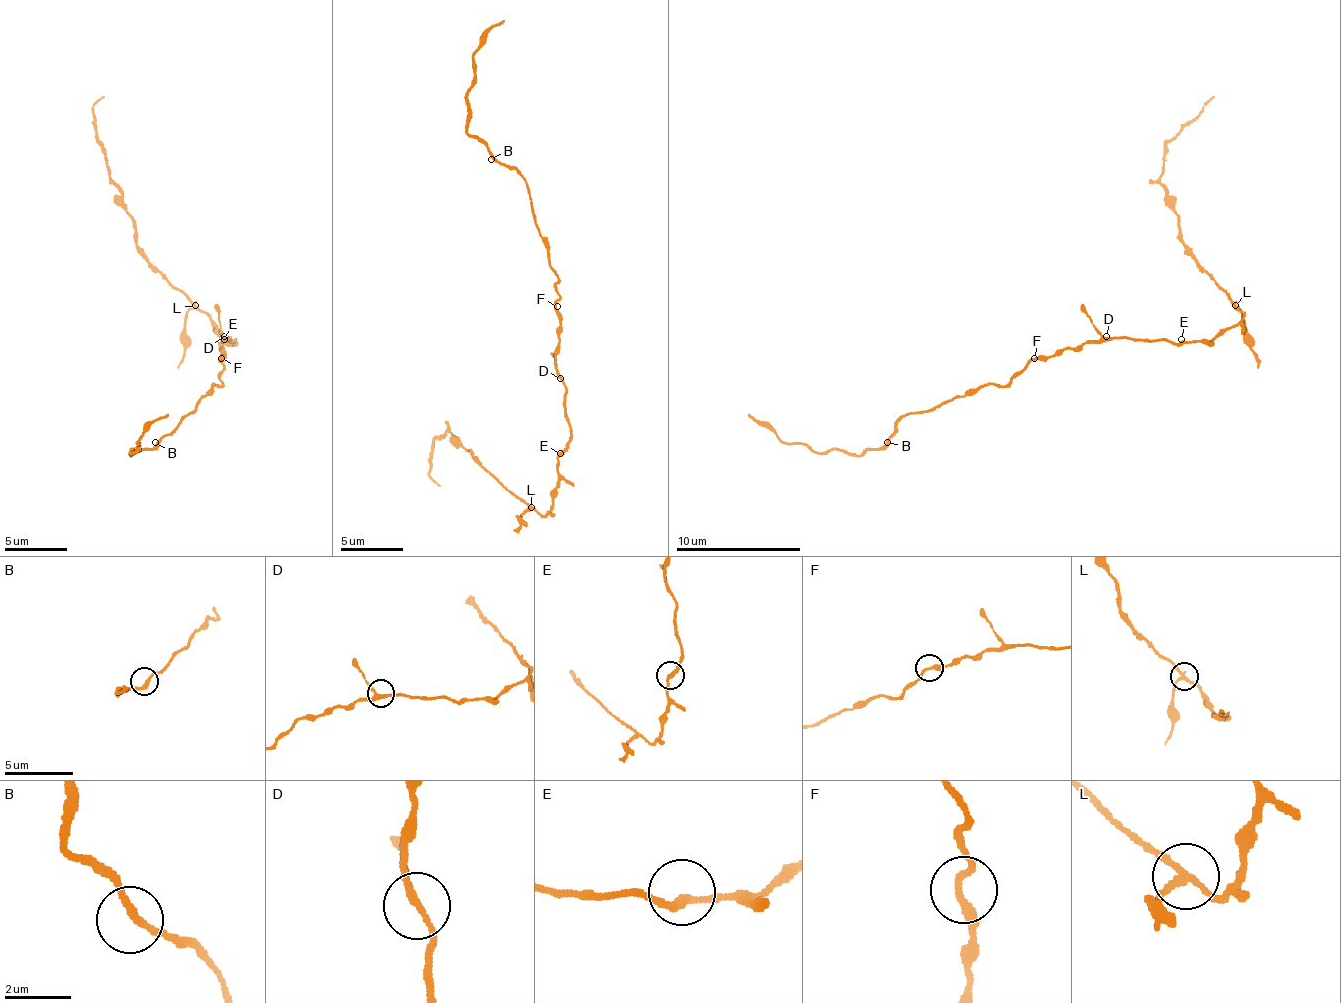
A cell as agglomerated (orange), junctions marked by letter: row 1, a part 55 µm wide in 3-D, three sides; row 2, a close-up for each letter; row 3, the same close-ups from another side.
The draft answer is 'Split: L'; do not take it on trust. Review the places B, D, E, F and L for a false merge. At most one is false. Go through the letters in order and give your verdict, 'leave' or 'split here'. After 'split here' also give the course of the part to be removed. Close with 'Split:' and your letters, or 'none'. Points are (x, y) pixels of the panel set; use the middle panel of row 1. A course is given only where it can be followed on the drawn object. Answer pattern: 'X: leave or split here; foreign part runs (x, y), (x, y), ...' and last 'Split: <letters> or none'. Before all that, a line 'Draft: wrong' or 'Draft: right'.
Draft: right
B: leave
D: leave
E: leave
F: leave
L: split here; foreign part runs (532, 507), (522, 513), (522, 522), (513, 532)
Split: L

